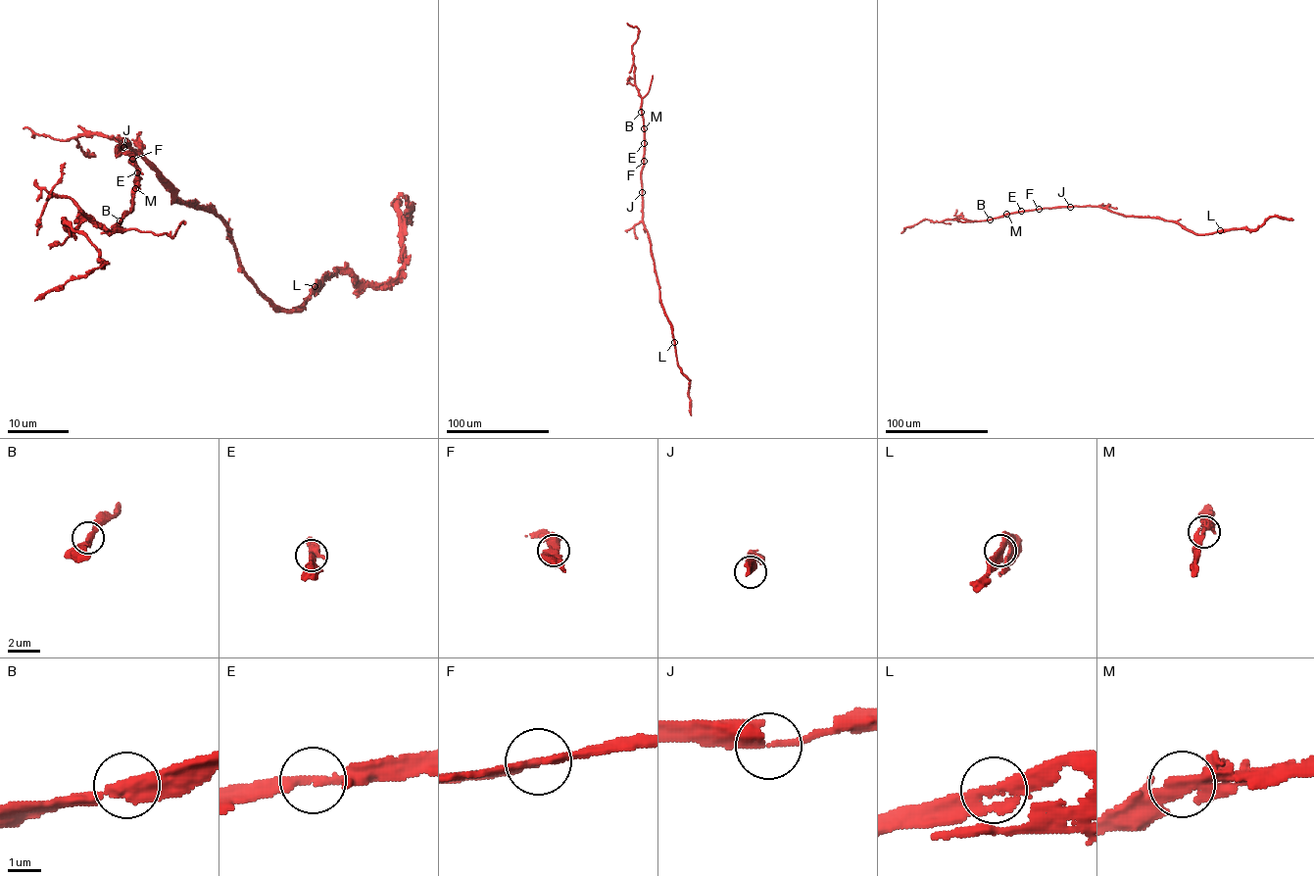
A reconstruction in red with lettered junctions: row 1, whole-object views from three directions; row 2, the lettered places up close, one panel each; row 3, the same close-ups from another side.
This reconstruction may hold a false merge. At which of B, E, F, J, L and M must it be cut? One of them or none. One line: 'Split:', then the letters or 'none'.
Split: none

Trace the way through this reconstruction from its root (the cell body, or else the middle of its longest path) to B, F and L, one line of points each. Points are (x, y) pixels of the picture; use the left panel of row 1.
B: (131, 148), (127, 140), (118, 149), (130, 154), (137, 167), (133, 204), (120, 220)
F: (131, 148), (127, 140), (118, 149), (133, 159)
L: (131, 148), (175, 192), (180, 203), (208, 209), (225, 224), (239, 267), (277, 310), (299, 306), (315, 286)

